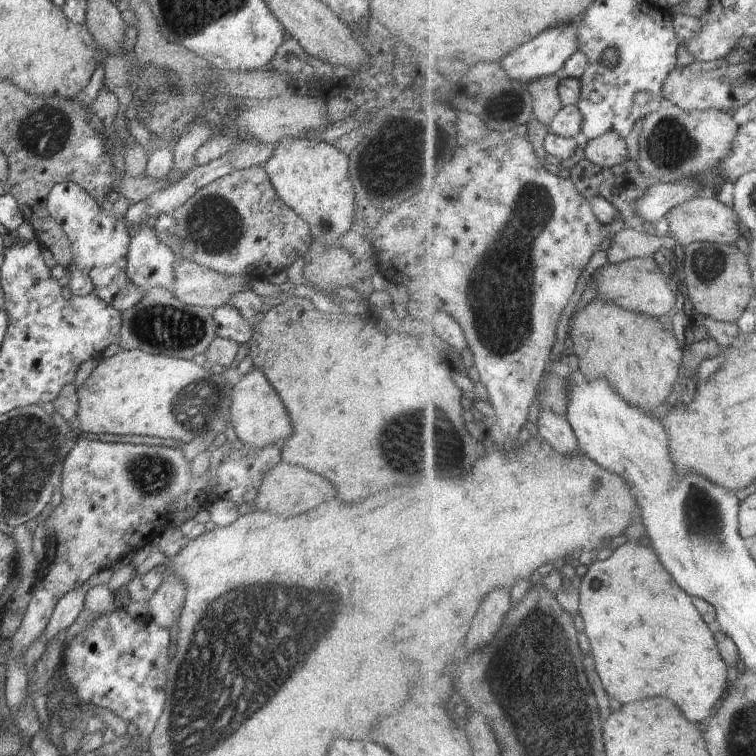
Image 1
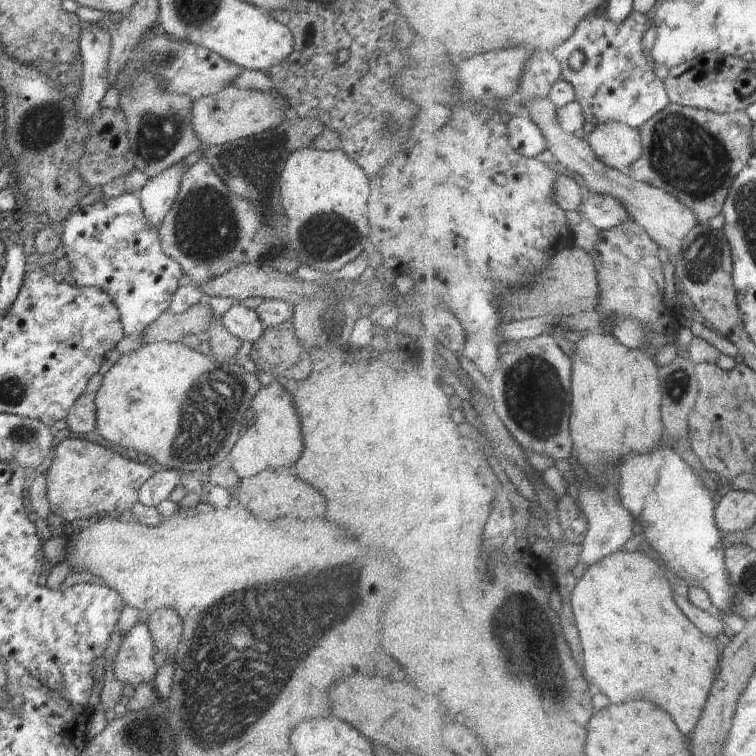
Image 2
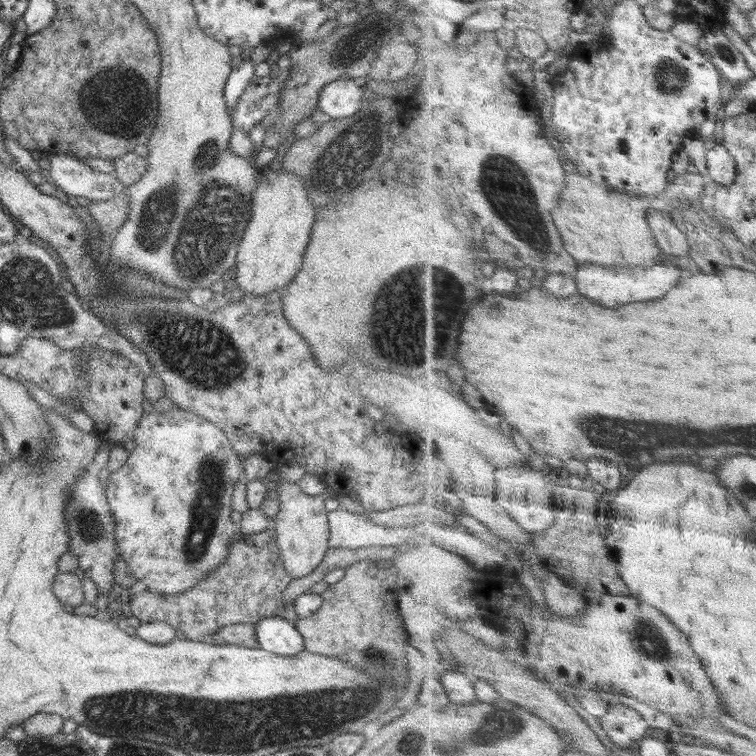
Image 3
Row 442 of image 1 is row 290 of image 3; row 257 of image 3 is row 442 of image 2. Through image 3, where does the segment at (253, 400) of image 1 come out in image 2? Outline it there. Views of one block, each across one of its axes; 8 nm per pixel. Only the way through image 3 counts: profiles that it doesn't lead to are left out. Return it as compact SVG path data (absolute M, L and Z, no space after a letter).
M278 382L262 386L252 398L250 408L254 414L254 424L236 441L230 451L232 468L240 479L252 478L264 470L290 468L302 456L302 426L298 411L294 408L292 394Z

